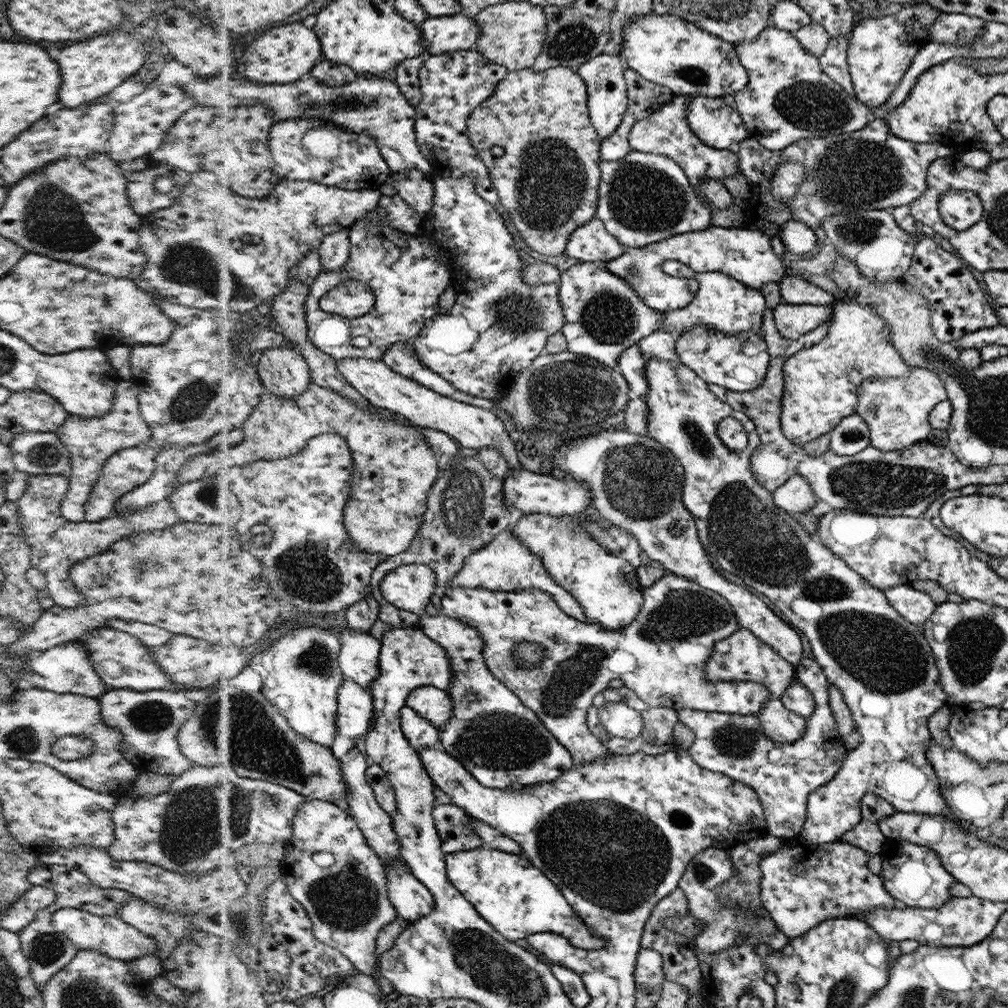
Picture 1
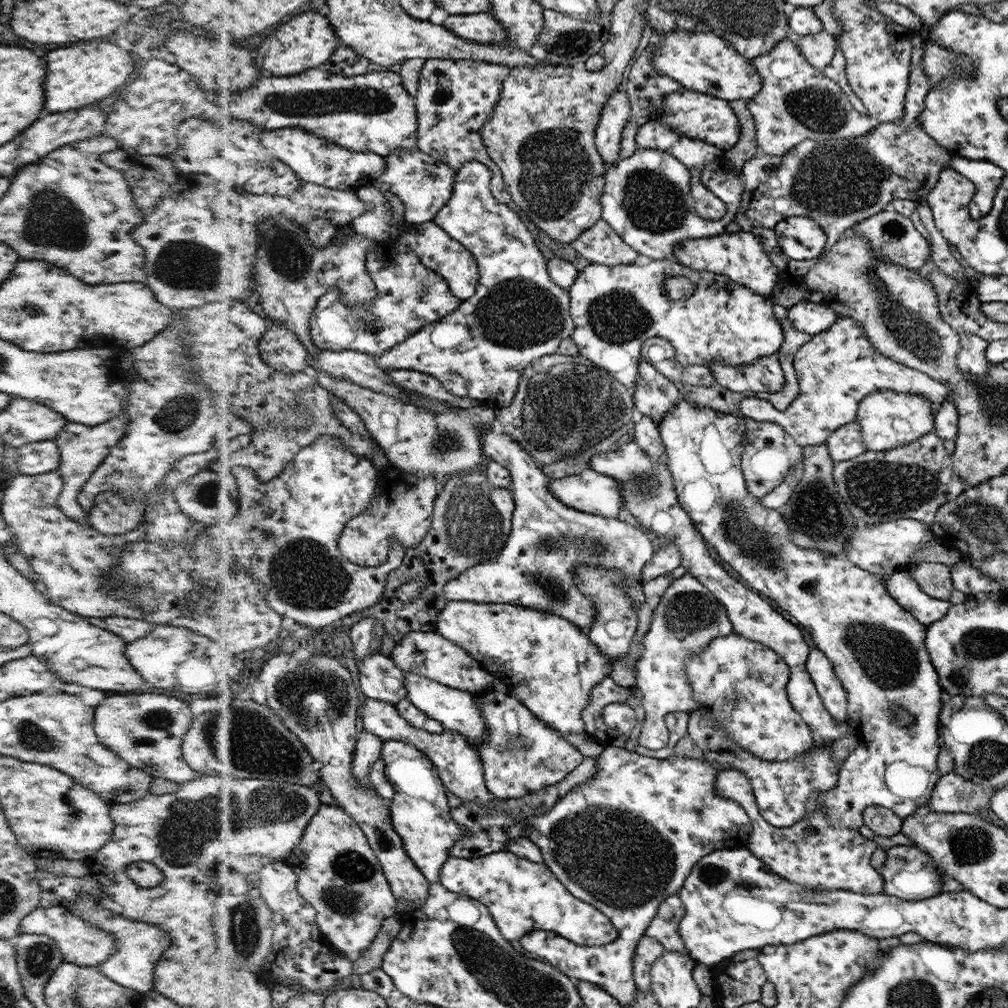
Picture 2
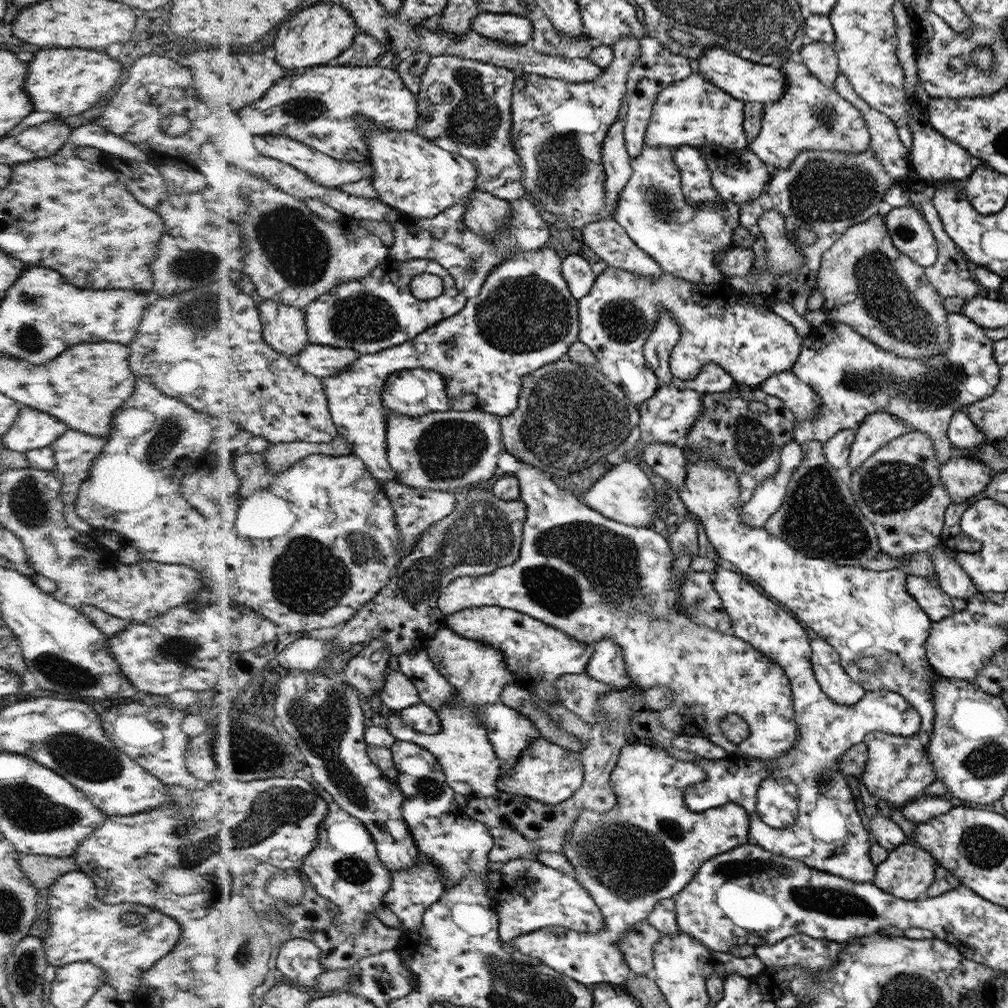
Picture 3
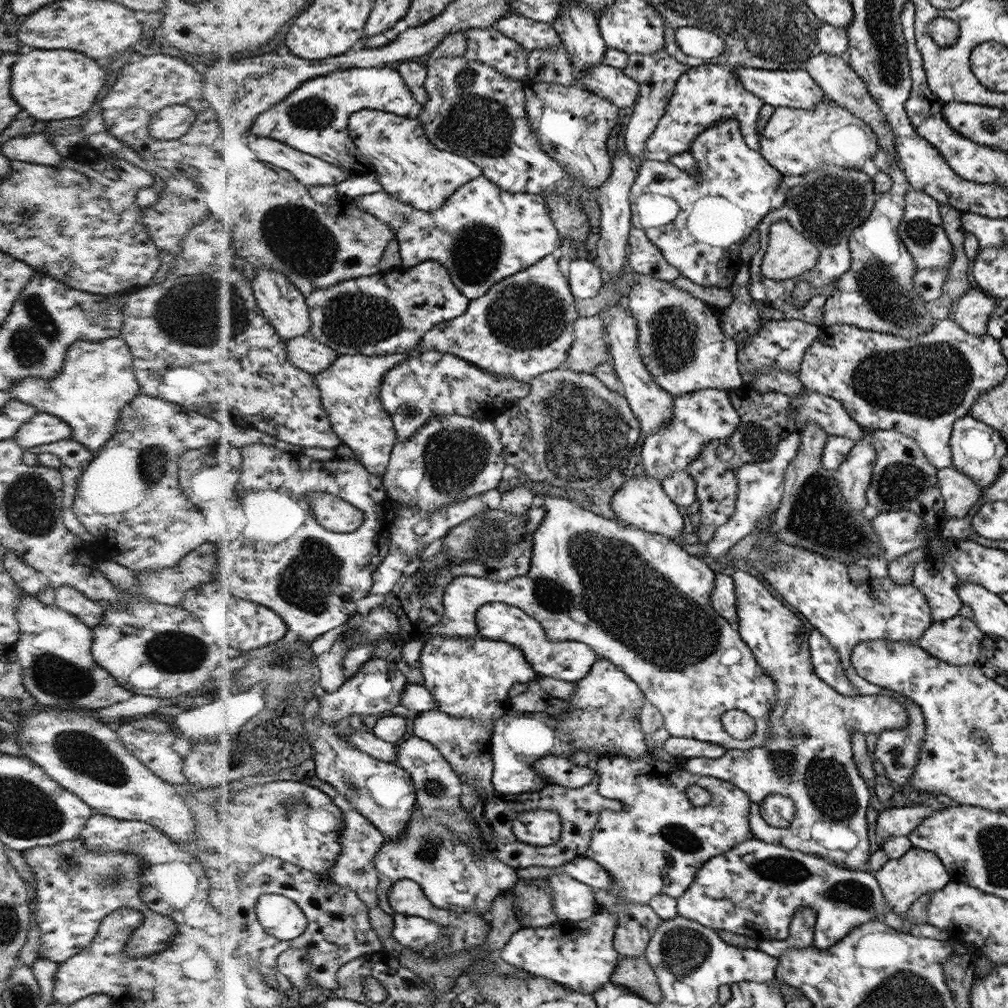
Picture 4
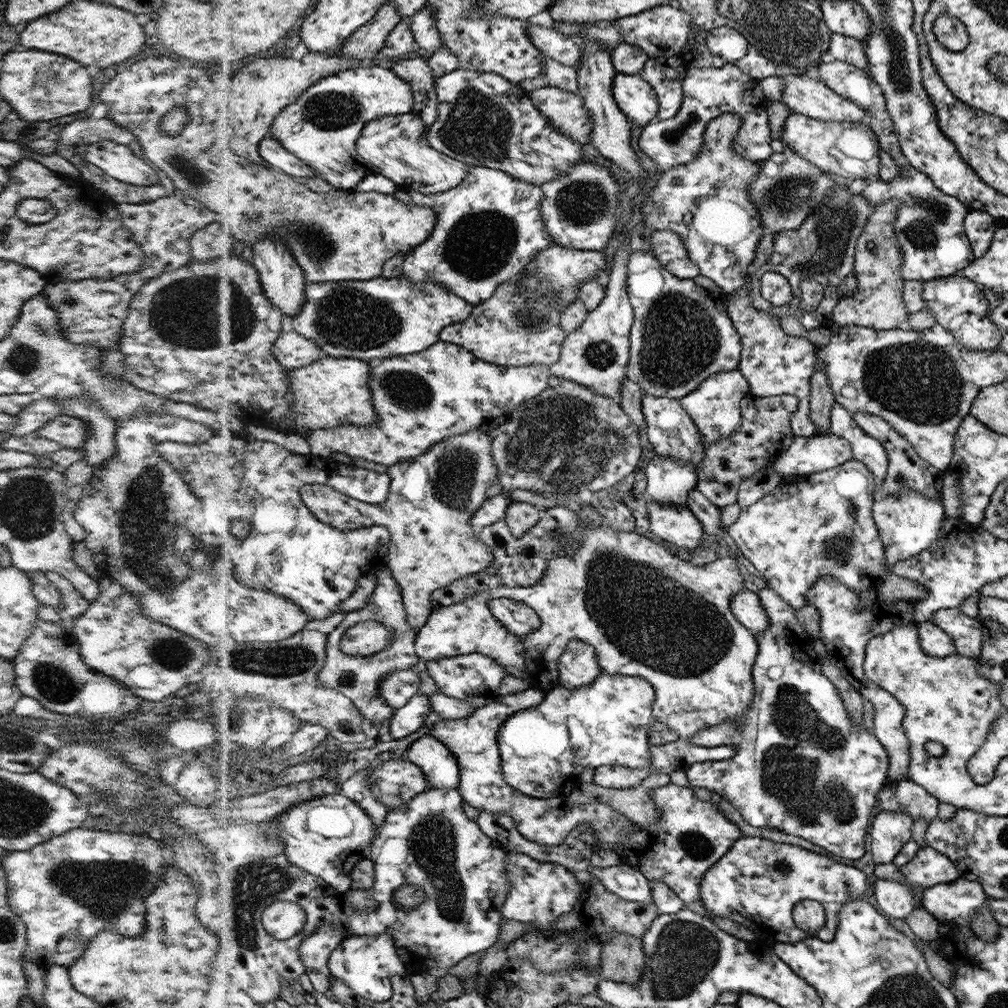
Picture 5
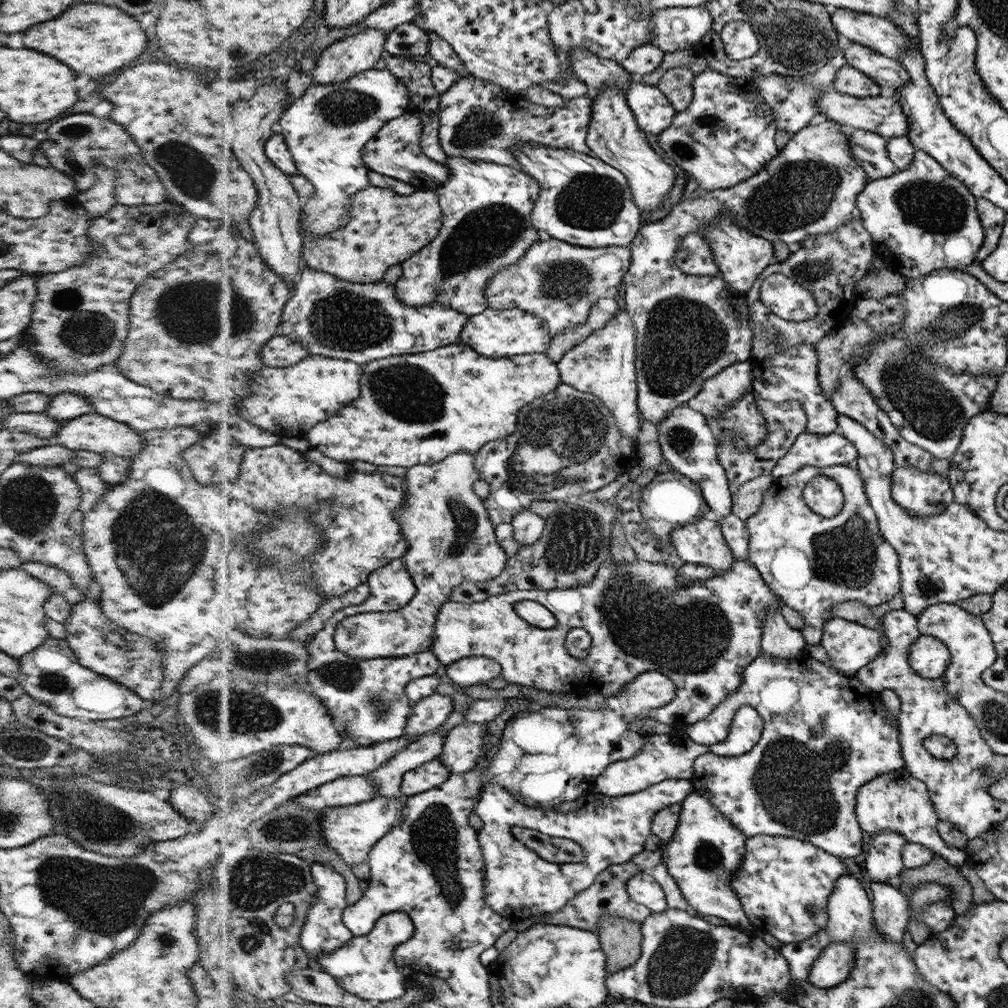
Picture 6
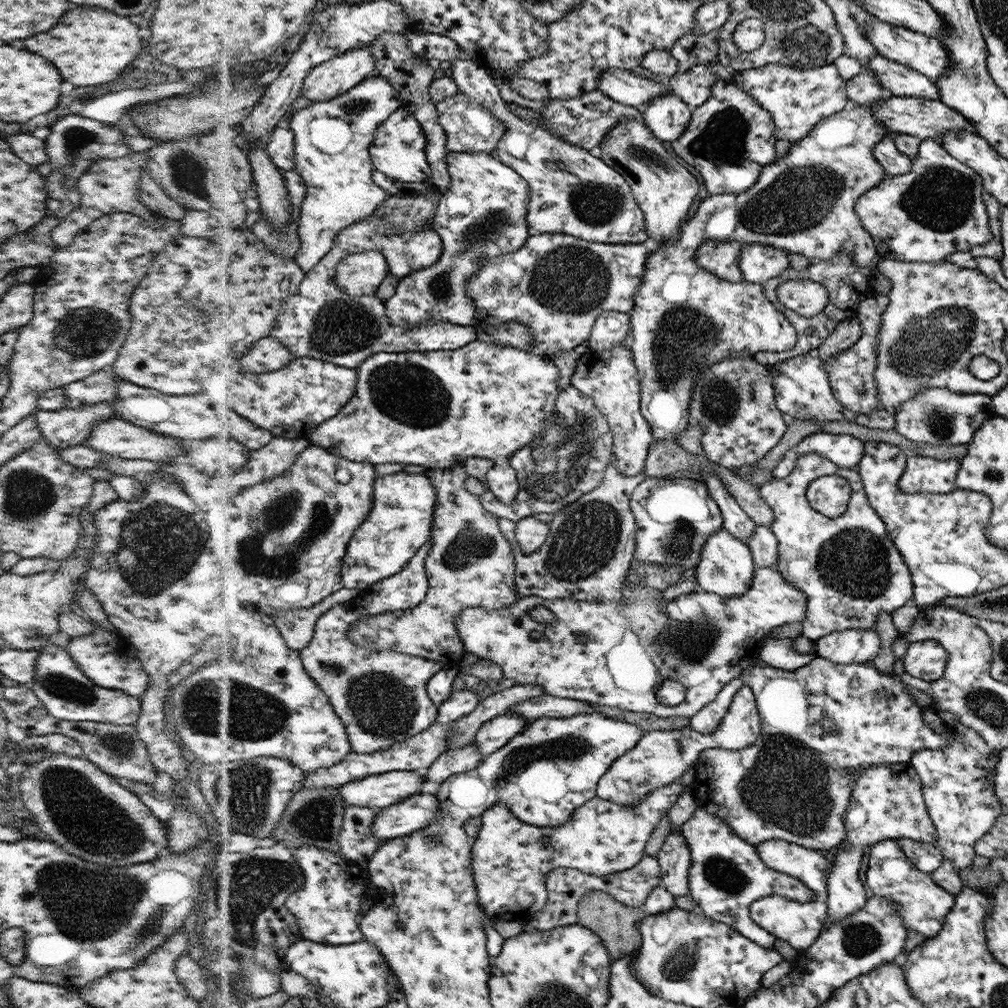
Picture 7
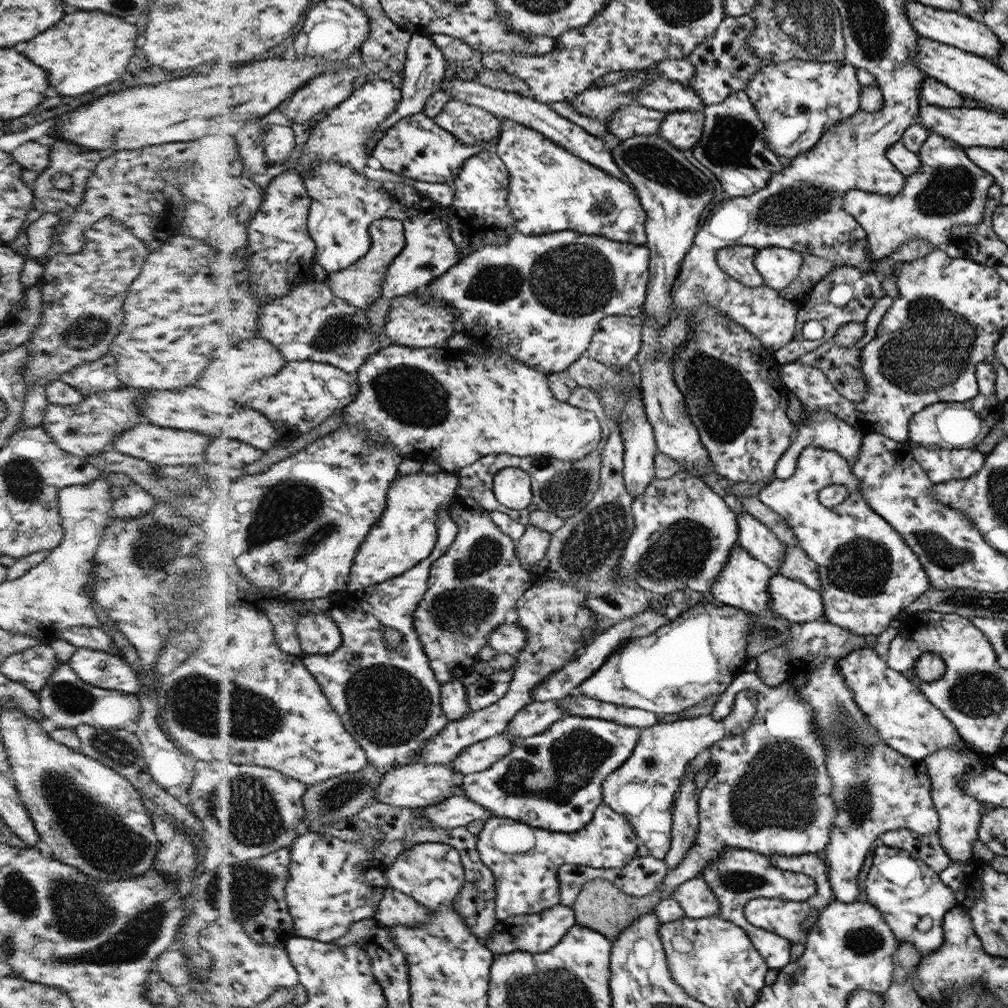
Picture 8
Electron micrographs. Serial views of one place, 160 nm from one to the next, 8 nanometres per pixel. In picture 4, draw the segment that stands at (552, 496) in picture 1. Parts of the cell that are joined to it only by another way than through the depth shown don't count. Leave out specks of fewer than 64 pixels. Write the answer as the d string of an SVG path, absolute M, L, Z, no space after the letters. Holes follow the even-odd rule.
M646 473L631 476L623 487L611 496L609 503L617 518L624 524L634 524L635 528L638 526L638 529L663 534L672 540L677 540L684 528L684 518L678 511L678 505L664 492L661 482Z

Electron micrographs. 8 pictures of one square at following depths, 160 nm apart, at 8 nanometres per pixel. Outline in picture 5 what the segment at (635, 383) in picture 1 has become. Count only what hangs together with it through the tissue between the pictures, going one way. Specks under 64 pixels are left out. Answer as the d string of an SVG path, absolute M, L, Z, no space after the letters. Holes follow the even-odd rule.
M740 371L720 372L706 380L694 392L680 399L680 404L692 417L696 428L699 429L703 446L707 449L713 442L721 438L728 438L738 430L742 424L741 398L749 392L749 384L742 377ZM656 454L645 468L648 500L666 506L688 506L687 494L696 489L698 472L692 465Z

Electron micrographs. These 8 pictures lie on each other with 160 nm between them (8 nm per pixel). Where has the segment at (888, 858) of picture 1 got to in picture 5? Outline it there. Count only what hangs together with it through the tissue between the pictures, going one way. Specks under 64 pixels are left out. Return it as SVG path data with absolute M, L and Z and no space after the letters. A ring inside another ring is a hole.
M920 847L916 858L900 867L900 870L909 884L925 889L962 876L962 871L950 859L931 847ZM879 878L874 883L874 896L878 908L888 914L890 920L904 919L915 909L913 888L906 883Z

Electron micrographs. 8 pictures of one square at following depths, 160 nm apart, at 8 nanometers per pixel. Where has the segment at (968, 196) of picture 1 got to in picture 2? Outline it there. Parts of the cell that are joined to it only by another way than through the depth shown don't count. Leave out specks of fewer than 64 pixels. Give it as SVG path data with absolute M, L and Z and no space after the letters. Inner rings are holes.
M956 155L952 156L949 167L966 176L976 186L971 198L973 219L986 216L992 210L995 194L1005 171L987 160L968 160Z

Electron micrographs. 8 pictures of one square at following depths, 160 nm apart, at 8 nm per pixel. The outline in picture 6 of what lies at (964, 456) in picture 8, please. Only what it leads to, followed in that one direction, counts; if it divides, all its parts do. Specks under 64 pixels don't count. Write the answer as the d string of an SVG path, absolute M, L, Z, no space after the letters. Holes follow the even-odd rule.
M904 466L896 468L891 479L891 495L896 504L918 517L940 515L945 505L954 500L950 481L933 472Z

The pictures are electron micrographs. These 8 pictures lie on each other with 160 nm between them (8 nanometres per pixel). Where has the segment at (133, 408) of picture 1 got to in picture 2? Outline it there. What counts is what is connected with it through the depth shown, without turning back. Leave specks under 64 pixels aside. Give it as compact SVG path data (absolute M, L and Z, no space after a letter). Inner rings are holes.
M123 408L122 412L105 422L96 426L88 426L82 423L67 421L65 427L57 434L56 444L60 449L61 461L57 471L63 478L63 489L58 497L57 503L64 515L78 524L87 523L88 514L84 513L78 502L78 495L84 484L92 476L92 473L102 464L102 461L108 456L108 453L114 448L127 433L129 425L129 416L127 410Z

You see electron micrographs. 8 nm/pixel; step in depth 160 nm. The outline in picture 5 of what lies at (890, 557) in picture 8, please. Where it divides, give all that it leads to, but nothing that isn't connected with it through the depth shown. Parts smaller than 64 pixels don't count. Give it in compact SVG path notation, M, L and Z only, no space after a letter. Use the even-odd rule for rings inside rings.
M852 458L836 469L783 478L776 490L742 509L738 520L727 531L742 552L741 556L748 558L752 566L764 574L766 587L780 593L793 607L808 605L805 594L822 575L833 576L855 593L872 596L888 576L885 572L886 548L874 519L876 499L873 472L867 464Z

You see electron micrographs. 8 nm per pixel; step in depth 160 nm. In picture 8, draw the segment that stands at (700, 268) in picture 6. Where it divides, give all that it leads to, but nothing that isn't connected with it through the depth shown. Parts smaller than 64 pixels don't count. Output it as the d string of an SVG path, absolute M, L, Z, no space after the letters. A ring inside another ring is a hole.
M737 245L720 250L716 256L716 263L723 274L736 279L744 288L764 287L764 277L756 269L756 248Z

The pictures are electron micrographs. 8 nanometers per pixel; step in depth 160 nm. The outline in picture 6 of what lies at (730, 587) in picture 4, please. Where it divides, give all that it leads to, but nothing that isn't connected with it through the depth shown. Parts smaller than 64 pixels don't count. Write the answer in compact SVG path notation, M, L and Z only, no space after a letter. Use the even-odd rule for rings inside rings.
M772 607L763 620L762 654L794 660L806 648L804 635L792 628L778 607Z

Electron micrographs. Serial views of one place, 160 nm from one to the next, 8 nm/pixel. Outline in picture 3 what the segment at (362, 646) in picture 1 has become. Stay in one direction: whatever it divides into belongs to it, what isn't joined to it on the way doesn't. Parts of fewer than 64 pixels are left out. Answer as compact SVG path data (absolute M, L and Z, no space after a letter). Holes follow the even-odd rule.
M389 668L381 698L390 710L396 712L402 712L406 708L422 703L417 684L412 682L404 671L392 670L392 668Z

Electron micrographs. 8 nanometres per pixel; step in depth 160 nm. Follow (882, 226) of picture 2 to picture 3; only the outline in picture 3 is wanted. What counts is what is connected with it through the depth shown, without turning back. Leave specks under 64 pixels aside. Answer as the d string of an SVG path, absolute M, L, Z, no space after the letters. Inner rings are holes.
M911 204L892 208L885 216L888 234L895 242L896 249L922 267L932 267L937 262L938 248L922 212Z

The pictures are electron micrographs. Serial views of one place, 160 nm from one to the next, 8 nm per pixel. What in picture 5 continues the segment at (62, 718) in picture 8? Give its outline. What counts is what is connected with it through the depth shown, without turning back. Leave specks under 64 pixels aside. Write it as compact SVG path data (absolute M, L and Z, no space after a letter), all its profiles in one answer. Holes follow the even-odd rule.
M38 619L12 659L15 683L23 696L35 698L55 714L75 714L87 720L116 718L138 710L142 699L118 680L88 666L81 657L77 638L64 624Z

